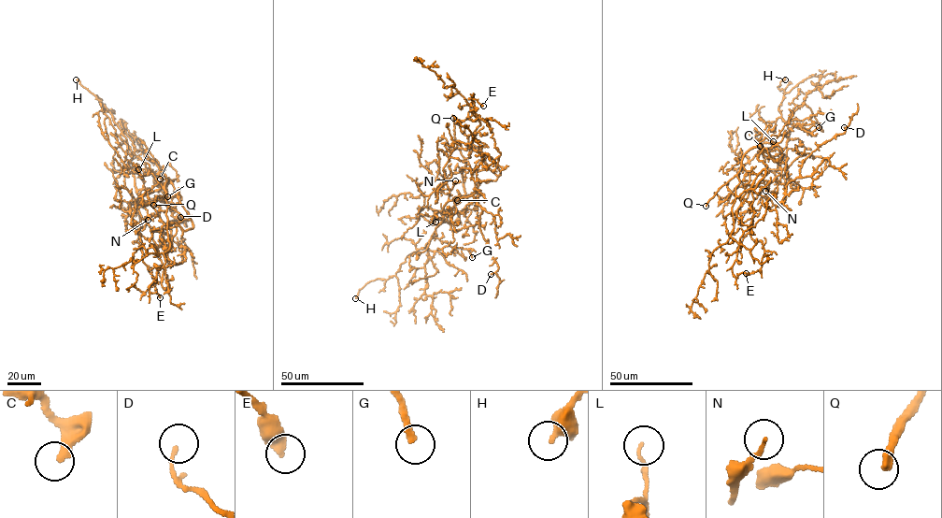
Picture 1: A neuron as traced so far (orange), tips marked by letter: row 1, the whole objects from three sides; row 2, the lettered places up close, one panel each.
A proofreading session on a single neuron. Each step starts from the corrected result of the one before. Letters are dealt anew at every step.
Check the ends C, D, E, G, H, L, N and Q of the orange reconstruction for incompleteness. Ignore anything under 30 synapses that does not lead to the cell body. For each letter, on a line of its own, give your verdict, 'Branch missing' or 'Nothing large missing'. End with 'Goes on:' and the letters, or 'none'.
C: Nothing large missing
D: Branch missing
E: Nothing large missing
G: Branch missing
H: Nothing large missing
L: Nothing large missing
N: Nothing large missing
Q: Branch missing
Goes on: D, G, Q

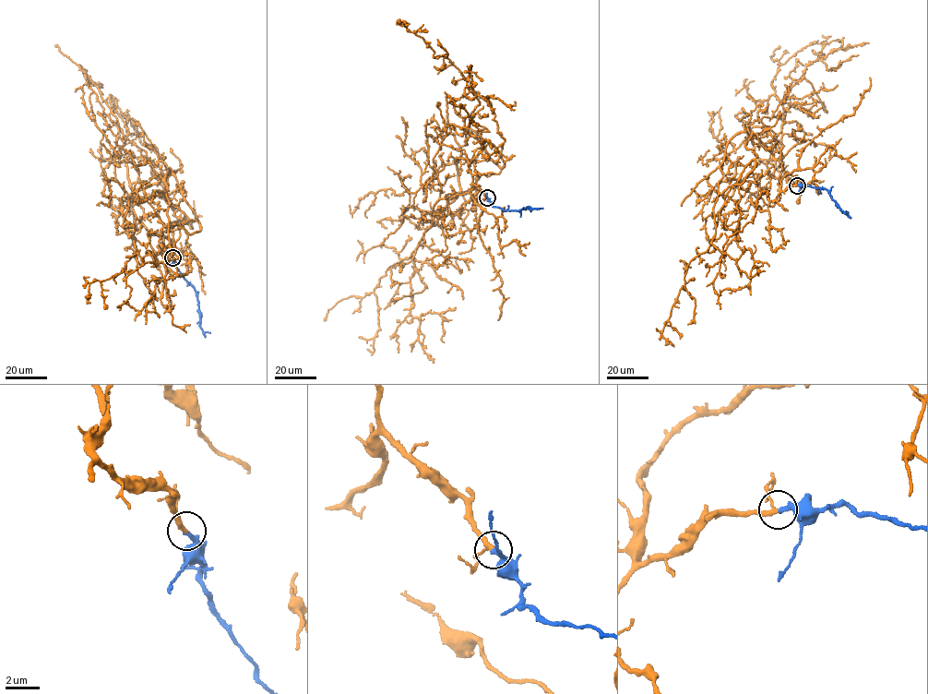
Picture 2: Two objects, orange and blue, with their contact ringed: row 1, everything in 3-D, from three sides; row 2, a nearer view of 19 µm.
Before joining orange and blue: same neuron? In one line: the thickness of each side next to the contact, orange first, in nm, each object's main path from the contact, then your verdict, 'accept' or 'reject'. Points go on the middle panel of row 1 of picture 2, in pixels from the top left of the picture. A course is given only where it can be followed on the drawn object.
240/280 nm | orange via (486, 197), (473, 184), (431, 213), (460, 190), (456, 165), (480, 101), (410, 23) | blue via (486, 197), (490, 205), (505, 209), (542, 208) | accept

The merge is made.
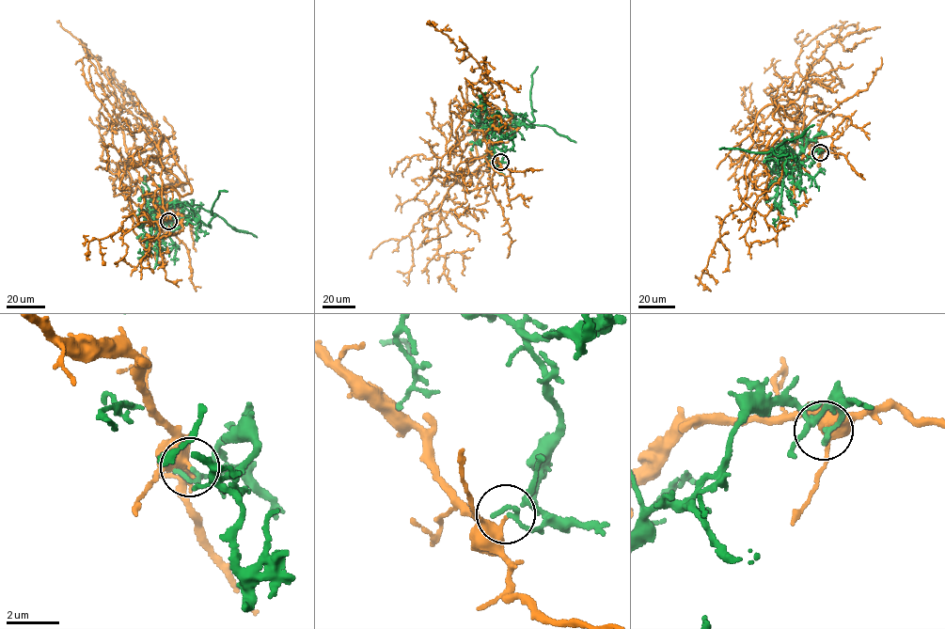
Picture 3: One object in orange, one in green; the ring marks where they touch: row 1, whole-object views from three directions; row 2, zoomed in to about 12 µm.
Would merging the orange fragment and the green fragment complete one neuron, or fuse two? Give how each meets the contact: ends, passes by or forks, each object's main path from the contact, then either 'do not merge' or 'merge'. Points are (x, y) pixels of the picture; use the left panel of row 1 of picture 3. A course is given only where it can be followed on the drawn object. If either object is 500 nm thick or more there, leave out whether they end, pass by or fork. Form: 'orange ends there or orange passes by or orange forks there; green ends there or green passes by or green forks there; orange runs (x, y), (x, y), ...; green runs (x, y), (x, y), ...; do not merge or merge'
orange ends there; green passes by; orange runs (168, 221), (128, 170), (129, 158), (163, 137), (165, 216), (88, 242), (89, 259); green runs (168, 221), (161, 213), (166, 209), (183, 204), (196, 212), (171, 202), (150, 211), (141, 240); do not merge

